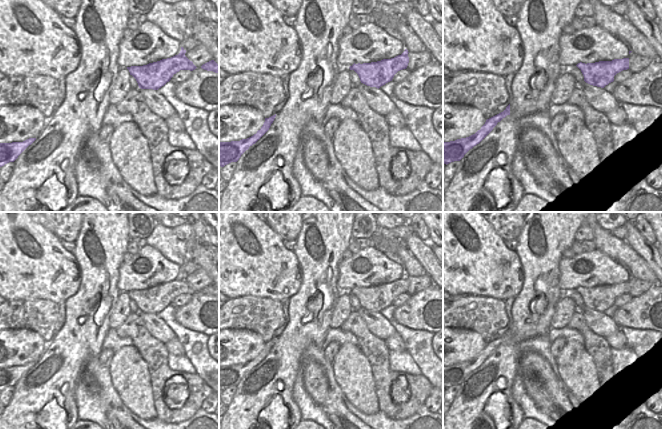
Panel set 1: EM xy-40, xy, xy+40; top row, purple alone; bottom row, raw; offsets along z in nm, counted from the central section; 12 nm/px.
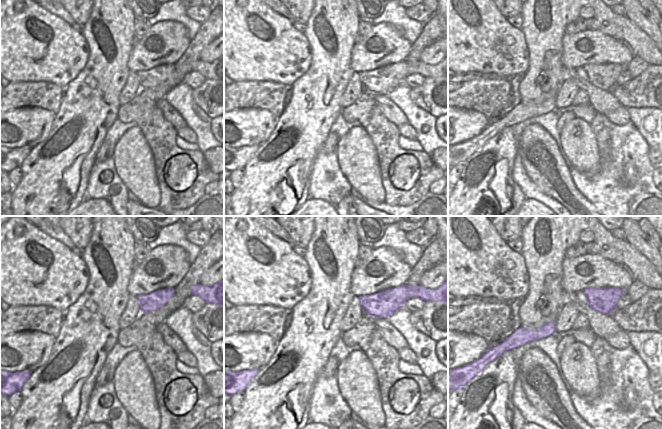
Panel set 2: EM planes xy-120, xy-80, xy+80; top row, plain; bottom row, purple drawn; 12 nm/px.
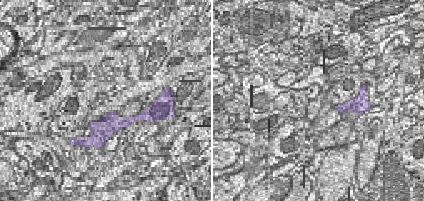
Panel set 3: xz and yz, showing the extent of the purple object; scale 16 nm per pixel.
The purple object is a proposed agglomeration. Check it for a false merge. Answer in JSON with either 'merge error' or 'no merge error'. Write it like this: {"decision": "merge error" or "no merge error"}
{"decision": "merge error"}

